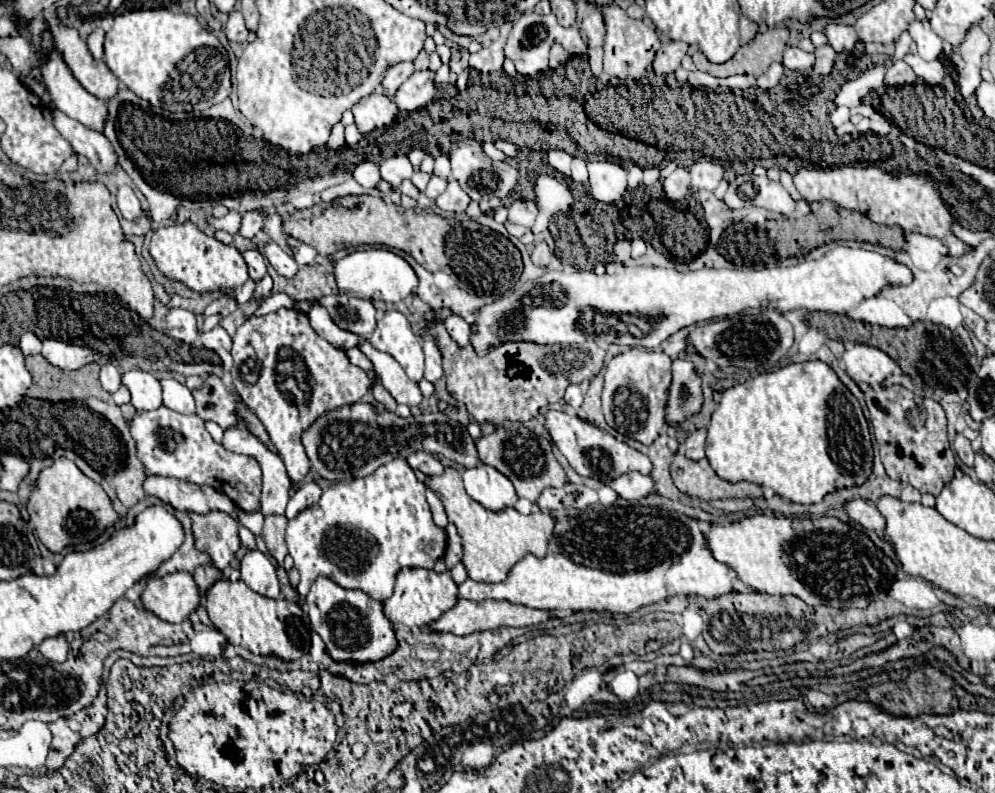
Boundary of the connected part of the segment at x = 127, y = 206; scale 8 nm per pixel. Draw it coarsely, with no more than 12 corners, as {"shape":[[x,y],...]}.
{"shape":[[120,186],[116,198],[126,220],[142,214],[130,186]]}

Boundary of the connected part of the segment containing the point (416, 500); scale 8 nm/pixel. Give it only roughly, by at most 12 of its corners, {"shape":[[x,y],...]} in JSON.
{"shape":[[404,458],[288,522],[298,594],[326,576],[384,602],[446,552]]}

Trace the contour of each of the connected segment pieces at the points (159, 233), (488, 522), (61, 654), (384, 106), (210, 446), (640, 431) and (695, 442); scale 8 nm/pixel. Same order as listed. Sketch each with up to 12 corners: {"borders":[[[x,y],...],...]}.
{"borders":[[[196,224],[152,232],[162,276],[194,292],[224,292],[248,280],[234,246]],[[454,468],[428,476],[464,544],[472,580],[504,582],[546,556],[554,518],[490,512]],[[64,636],[46,638],[40,652],[52,662],[64,662],[68,644]],[[370,94],[352,106],[362,134],[386,128],[398,118],[384,94]],[[162,406],[130,430],[148,474],[206,484],[260,510],[254,456],[224,450],[200,416]],[[638,348],[606,366],[608,426],[652,444],[666,426],[672,360]],[[696,430],[684,442],[684,456],[704,458],[706,430]]]}

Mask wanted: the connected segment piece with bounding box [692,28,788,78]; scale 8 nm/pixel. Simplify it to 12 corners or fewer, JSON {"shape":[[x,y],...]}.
{"shape":[[770,28],[742,46],[726,64],[692,54],[698,70],[728,78],[762,76],[782,62],[788,30]]}

